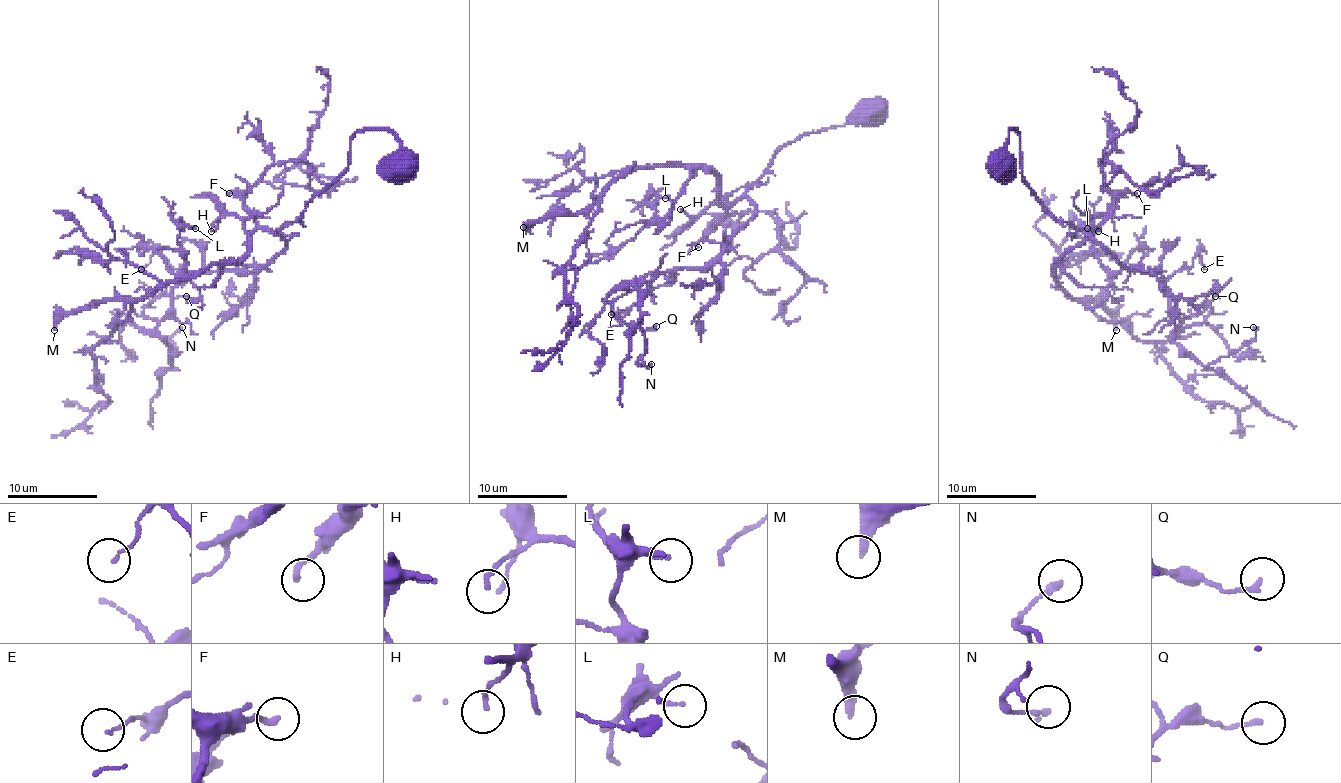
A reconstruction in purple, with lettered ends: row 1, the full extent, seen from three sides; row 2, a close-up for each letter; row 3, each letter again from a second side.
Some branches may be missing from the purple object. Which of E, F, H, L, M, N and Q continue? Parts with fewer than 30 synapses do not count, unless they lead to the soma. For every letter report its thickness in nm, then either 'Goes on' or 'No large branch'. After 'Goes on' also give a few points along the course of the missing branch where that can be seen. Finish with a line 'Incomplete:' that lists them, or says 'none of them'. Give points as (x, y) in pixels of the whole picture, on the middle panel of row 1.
E: Thickness 100 nm. No large branch
F: Thickness 200 nm. No large branch
H: Thickness 140 nm. No large branch
L: Thickness 130 nm. No large branch
M: Thickness 320 nm. Goes on
N: Thickness 190 nm. No large branch
Q: Thickness 170 nm. No large branch
Incomplete: M

